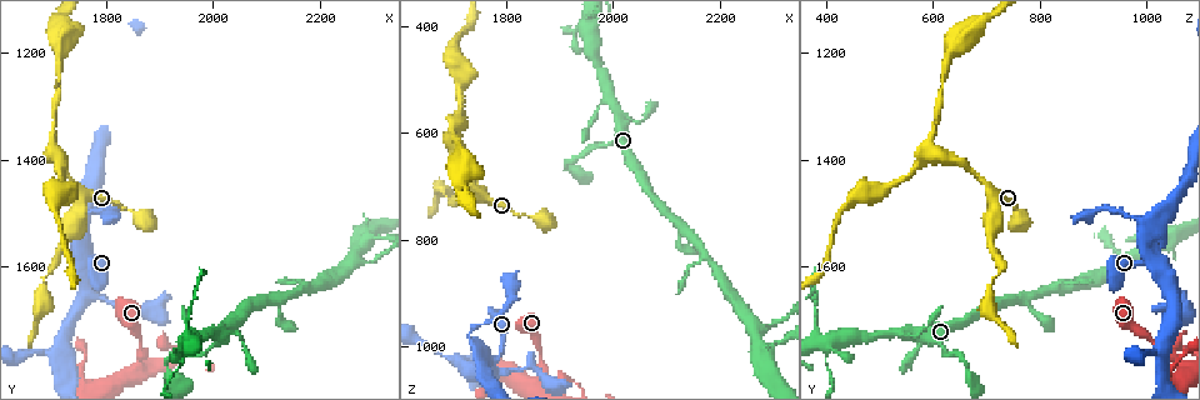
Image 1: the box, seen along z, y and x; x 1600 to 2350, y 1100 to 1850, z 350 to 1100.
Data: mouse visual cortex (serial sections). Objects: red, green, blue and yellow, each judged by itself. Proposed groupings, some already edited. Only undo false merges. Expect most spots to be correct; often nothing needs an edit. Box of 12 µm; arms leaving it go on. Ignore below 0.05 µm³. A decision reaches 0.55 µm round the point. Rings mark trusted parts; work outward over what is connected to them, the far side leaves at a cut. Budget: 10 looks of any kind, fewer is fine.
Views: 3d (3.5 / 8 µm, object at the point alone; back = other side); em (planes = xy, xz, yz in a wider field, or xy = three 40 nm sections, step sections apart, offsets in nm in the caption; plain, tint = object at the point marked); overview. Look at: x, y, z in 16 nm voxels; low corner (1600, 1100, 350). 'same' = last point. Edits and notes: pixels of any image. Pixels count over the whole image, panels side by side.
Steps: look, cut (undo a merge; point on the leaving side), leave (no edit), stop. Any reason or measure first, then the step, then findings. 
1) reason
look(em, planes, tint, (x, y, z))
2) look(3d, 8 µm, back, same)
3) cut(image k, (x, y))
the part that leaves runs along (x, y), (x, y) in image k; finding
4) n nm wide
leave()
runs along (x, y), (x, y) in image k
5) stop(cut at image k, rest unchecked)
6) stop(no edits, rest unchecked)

sharp bend
look(3d, 8 µm, back, (1700, 1395, 605))

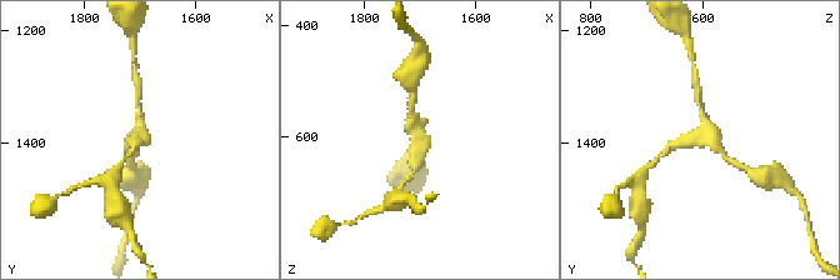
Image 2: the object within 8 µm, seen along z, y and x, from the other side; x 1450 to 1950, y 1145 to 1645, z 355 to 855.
3 arms; arms of 150, 200, 300 nm
look(em, xy, step 2, tint, (1705, 1390, 600))

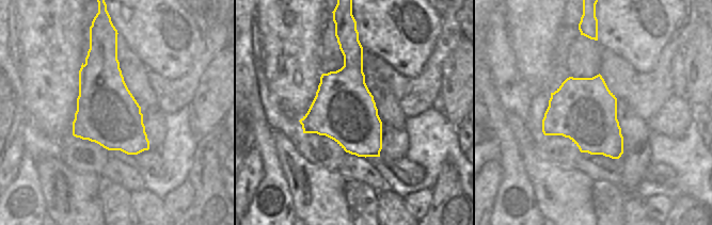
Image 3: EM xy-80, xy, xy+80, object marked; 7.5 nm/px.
leave()
runs along (668, 148), (701, 138), (701, 103) in image 2; one cell here

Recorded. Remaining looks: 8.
a fork
look(3d, 3.5 µm, (1705, 1755, 1035))

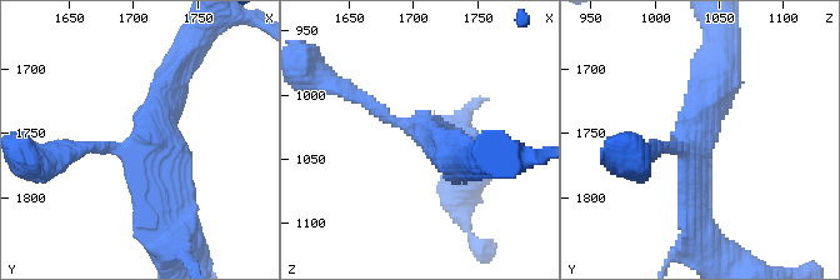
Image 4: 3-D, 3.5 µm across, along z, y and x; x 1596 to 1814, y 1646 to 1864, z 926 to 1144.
look(em, xy, step 1, tint, (1710, 1758, 1028))

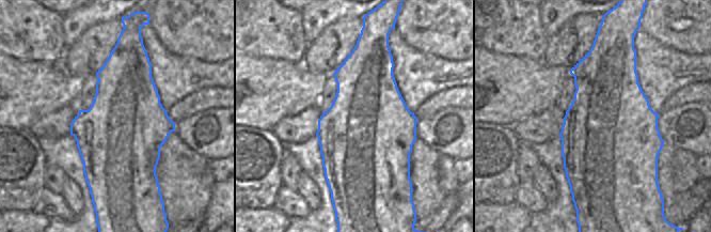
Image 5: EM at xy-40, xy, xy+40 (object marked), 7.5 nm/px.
leave()
one cell here

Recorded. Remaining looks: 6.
abrupt turn
look(3d, 8 µm, (1730, 1510, 975))

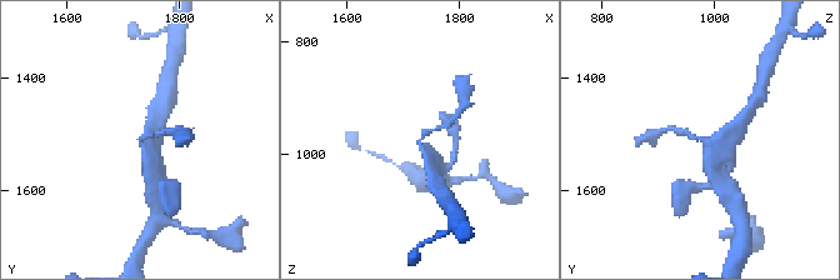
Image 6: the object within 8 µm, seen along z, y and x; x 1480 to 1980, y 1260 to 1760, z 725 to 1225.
look(3d, 3.5 µm, (1735, 1510, 975))

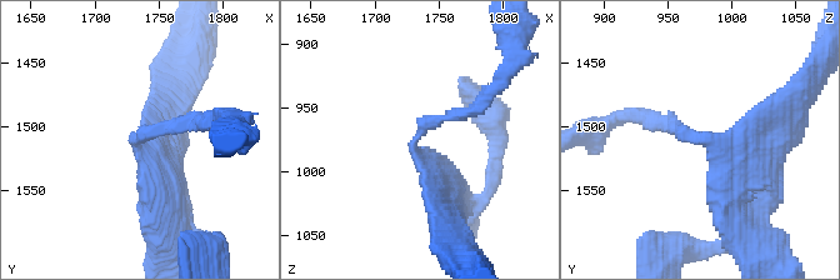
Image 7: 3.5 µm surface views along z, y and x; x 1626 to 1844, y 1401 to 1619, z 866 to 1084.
look(em, xy, step 3, tint, (1734, 1510, 972))

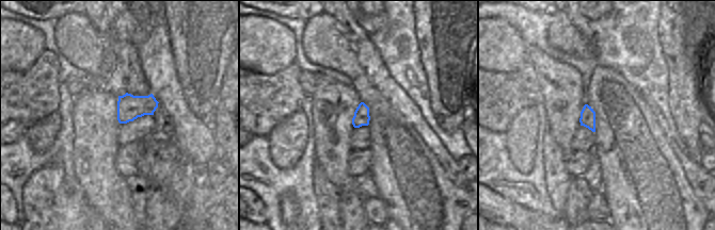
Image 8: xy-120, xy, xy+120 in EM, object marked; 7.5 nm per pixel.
arms of 150, 400 nm
leave()
one cell here

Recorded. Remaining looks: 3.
three-way junction
look(em, planes, tint, (2265, 1590, 965))

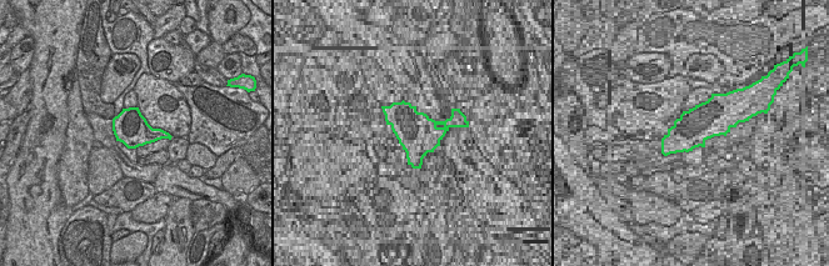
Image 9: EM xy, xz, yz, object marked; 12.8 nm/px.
look(3d, 3.5 µm, same)

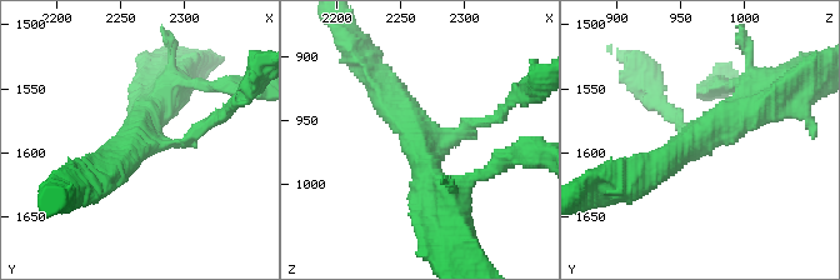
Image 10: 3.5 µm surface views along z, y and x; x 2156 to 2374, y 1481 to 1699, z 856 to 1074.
arms of 150, 400, 450 nm
leave()
runs along (640, 183), (761, 98) in image 10; all the same cell

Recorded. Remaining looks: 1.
stop(no edits, rest unchecked)

